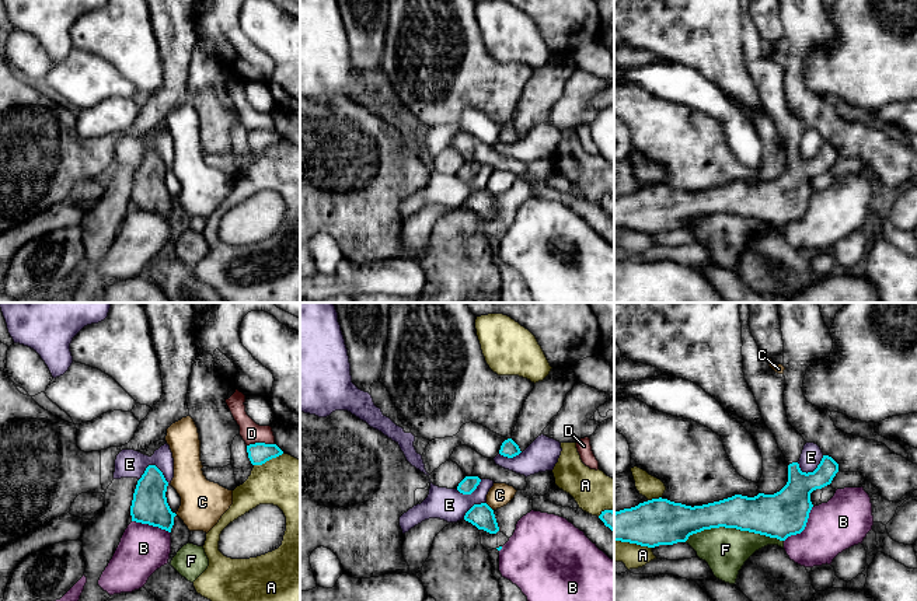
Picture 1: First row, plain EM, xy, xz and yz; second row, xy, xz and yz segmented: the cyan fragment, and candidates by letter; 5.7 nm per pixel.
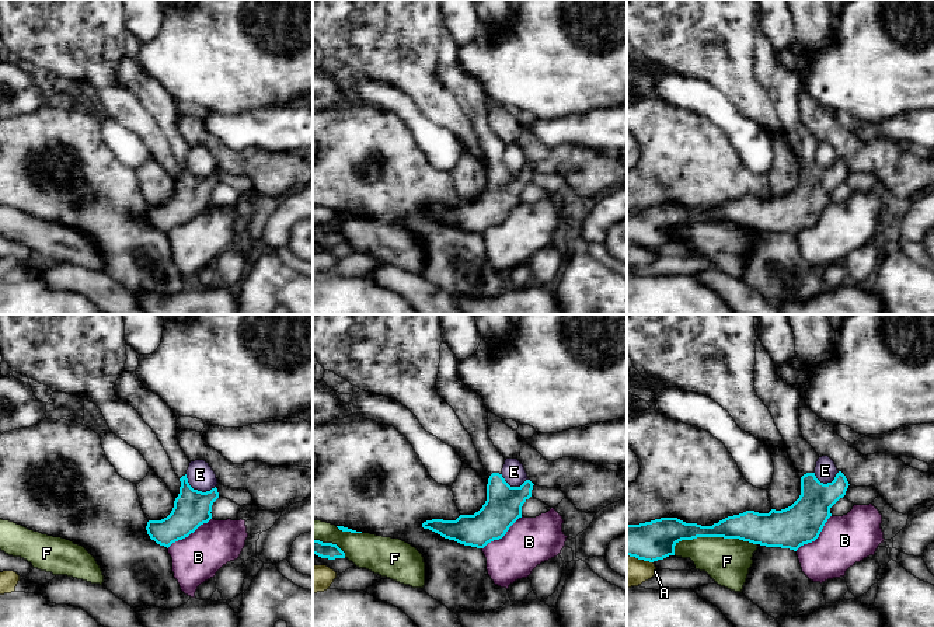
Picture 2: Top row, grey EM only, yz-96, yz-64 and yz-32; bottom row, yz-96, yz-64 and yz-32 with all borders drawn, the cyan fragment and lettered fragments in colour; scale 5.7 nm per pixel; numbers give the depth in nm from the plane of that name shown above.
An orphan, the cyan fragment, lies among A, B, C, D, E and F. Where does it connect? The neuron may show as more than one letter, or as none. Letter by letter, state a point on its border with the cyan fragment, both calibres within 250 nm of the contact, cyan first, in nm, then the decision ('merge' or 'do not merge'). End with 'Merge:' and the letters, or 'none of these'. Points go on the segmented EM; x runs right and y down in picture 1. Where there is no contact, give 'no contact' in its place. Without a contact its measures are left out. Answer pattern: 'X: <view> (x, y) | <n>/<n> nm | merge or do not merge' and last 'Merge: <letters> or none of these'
A: xy (268, 460) | 120/320 nm | do not merge
B: yz (805, 526) | 260/300 nm | do not merge
C: xz (490, 507) | 140/140 nm | do not merge
D: xy (260, 443) | 120/120 nm | do not merge
E: xy (154, 465) | 200/160 nm | do not merge
F: yz (734, 527) | 260/260 nm | do not merge
Merge: none of these

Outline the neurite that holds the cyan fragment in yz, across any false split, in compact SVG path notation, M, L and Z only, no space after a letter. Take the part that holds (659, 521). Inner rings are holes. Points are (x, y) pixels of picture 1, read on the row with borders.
M739 303L745 380L788 464L788 482L774 495L732 497L686 506L652 499L614 513L614 541L655 548L686 542L690 535L711 528L736 528L785 541L801 534L813 507L810 493L831 483L838 464L823 455L813 472L802 472L799 458L806 441L788 423L784 405L785 377L775 373L750 333L749 303Z

